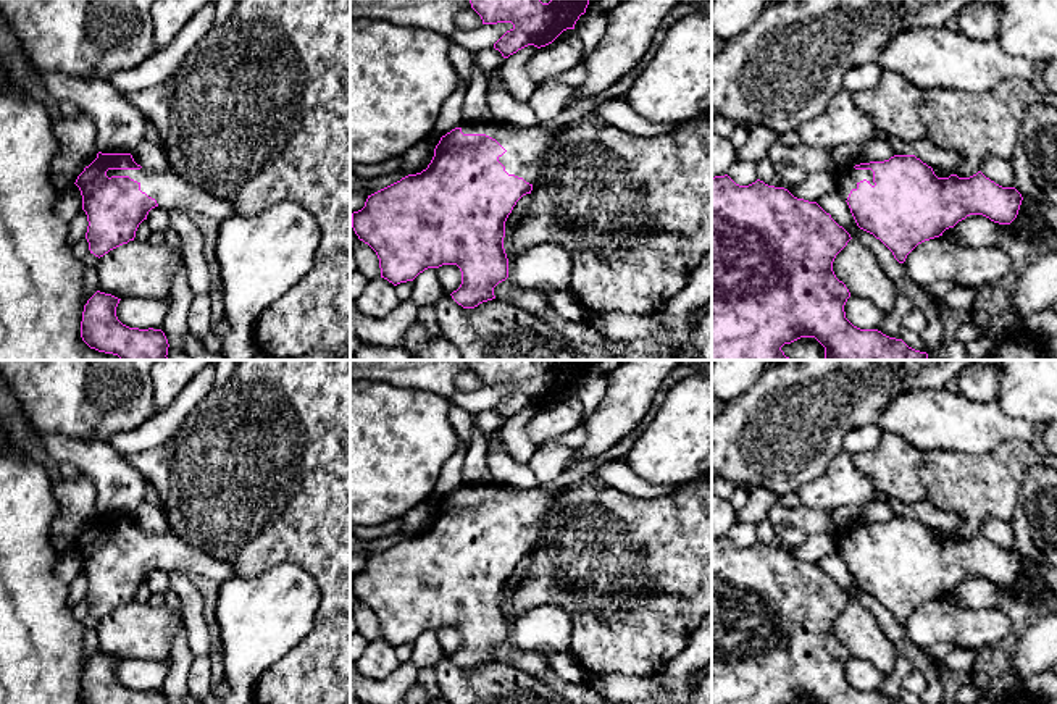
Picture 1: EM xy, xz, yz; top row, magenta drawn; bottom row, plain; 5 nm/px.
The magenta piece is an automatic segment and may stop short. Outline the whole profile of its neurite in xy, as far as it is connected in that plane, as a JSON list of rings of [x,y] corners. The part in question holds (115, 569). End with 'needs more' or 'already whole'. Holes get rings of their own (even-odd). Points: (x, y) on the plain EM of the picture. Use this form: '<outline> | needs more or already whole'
[[[98,513],[74,546],[89,583],[89,612],[98,620],[134,602],[139,586],[155,568],[198,575],[219,585],[231,576],[219,559],[186,544],[171,531],[145,531],[131,515]]] | needs more

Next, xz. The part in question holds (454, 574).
[[[502,484],[466,486],[441,499],[426,531],[368,557],[365,568],[352,575],[352,589],[379,620],[381,639],[394,647],[413,643],[428,630],[457,626],[462,646],[450,657],[463,670],[474,670],[495,660],[494,649],[508,639],[508,620],[503,610],[505,583],[516,564],[531,555],[549,513],[555,491],[513,489]]] | needs more

